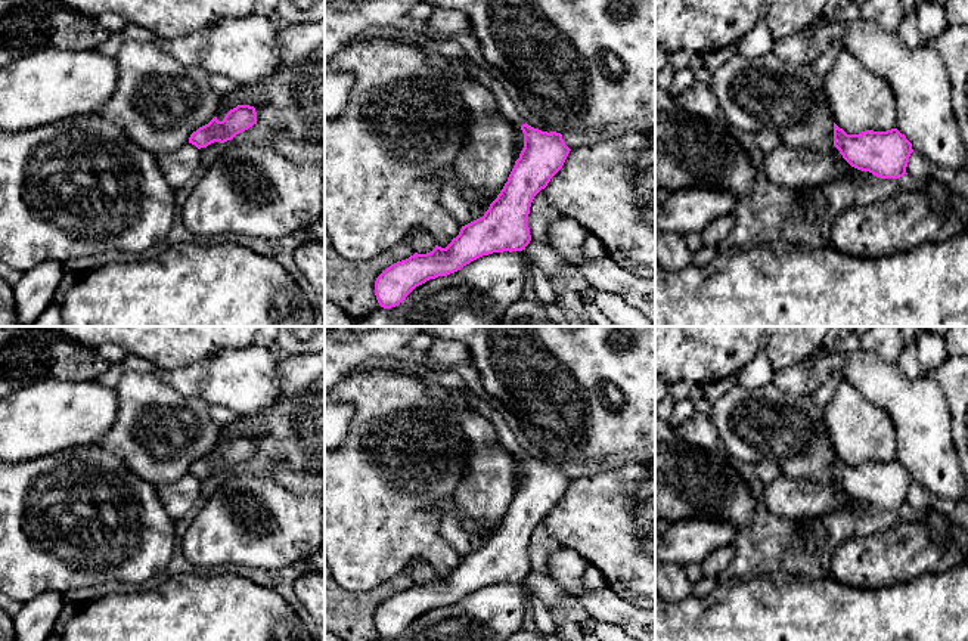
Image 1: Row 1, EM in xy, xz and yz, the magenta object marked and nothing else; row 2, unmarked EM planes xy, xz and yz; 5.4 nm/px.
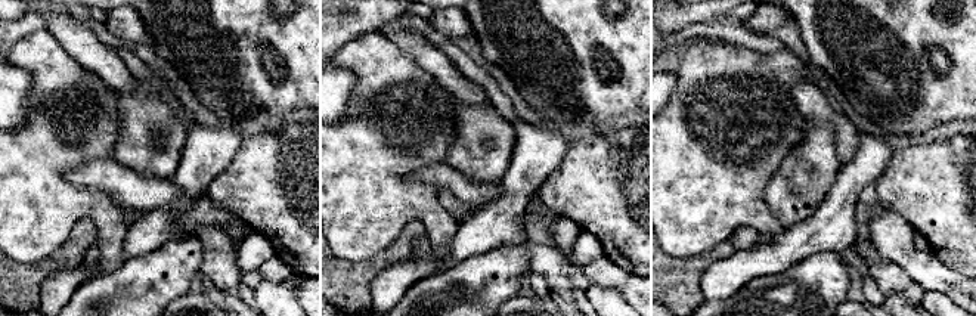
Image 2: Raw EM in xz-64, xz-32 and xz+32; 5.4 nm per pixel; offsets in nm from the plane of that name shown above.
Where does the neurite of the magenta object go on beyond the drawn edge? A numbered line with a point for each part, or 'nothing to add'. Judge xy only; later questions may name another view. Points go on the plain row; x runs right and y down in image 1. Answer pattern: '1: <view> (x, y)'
nothing to add

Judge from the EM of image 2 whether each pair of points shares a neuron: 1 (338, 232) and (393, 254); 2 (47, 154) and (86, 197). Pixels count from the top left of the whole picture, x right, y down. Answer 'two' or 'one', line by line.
1: two
2: one

